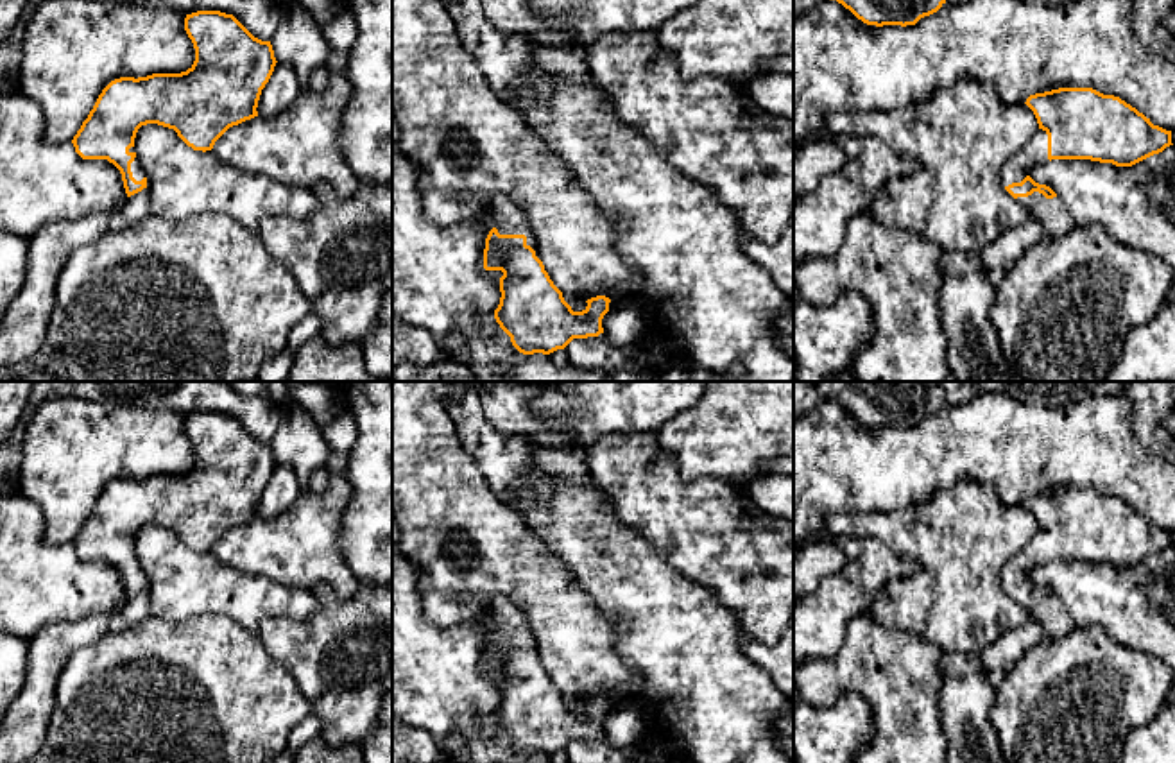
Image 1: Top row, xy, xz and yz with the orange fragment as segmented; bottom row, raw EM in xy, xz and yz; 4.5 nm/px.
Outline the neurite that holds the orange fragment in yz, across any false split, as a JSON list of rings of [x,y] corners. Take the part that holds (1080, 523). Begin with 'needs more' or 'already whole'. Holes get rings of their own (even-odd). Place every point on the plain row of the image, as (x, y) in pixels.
needs more; [[[1059,489],[1035,494],[1025,505],[1033,512],[1039,532],[1010,559],[999,580],[1001,587],[1028,613],[1028,620],[1042,627],[1048,641],[1064,639],[1075,625],[1057,595],[1030,579],[1032,570],[1048,561],[1091,561],[1116,568],[1132,568],[1173,546],[1171,532],[1154,527],[1150,519],[1119,498],[1103,496],[1093,489]]]

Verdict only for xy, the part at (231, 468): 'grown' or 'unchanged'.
grown

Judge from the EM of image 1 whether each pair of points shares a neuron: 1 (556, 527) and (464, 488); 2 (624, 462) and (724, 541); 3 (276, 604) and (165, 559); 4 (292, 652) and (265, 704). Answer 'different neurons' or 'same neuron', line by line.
1: different neurons
2: same neuron
3: same neuron
4: different neurons

